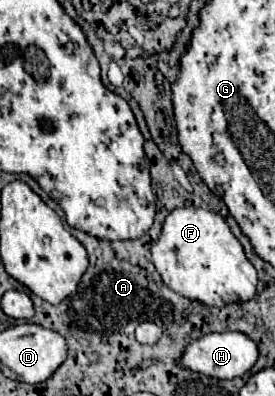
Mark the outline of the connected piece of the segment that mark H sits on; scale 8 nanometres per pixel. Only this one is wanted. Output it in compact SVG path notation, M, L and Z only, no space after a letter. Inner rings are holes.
M222 332L222 334L208 334L200 340L188 344L178 358L180 368L188 368L192 372L200 372L210 378L218 380L232 380L246 374L254 362L258 360L258 346L242 332Z

